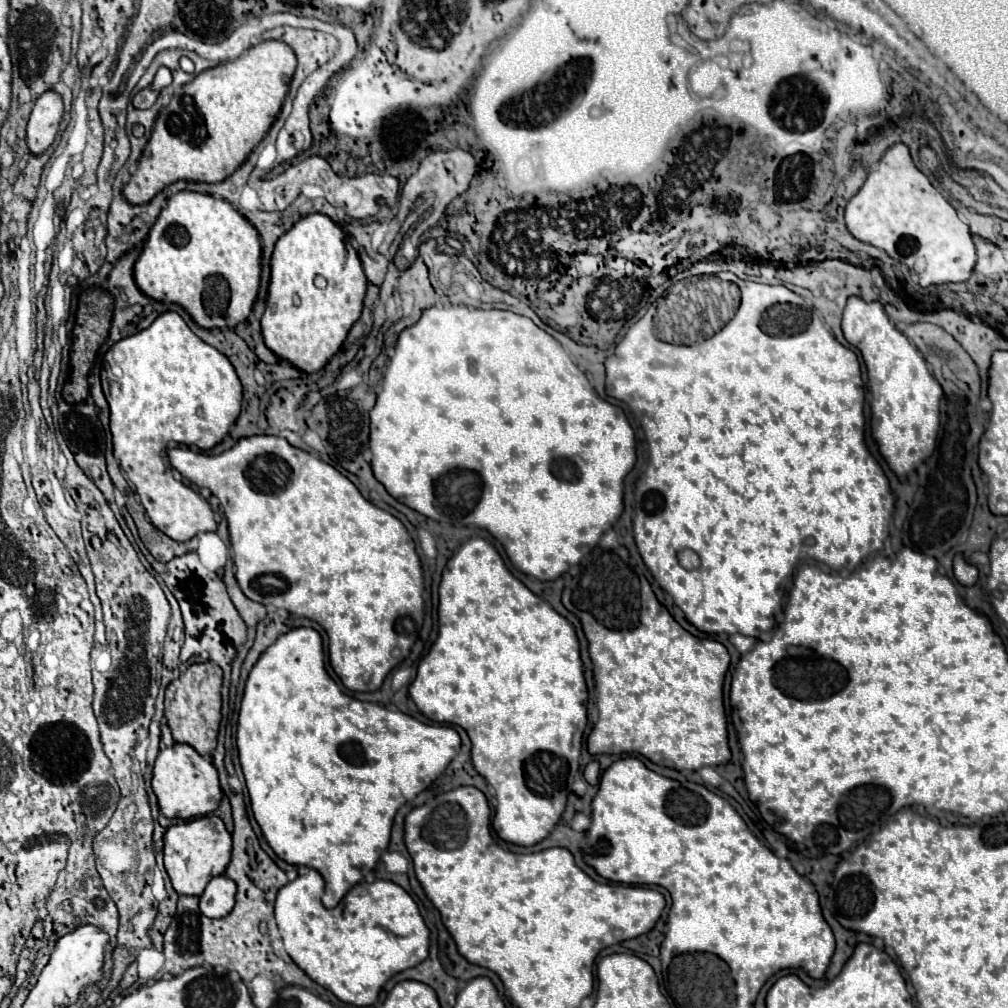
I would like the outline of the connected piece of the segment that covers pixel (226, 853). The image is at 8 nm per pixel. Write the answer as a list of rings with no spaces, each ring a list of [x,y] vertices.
[[[204,815],[172,825],[164,833],[164,867],[178,895],[200,895],[210,879],[224,873],[230,863],[230,851],[232,837],[216,815]]]

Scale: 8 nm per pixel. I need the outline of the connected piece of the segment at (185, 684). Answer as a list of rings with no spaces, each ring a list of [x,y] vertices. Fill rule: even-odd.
[[[194,663],[178,679],[166,687],[164,699],[164,717],[172,731],[176,743],[186,743],[194,747],[202,757],[210,757],[216,747],[218,725],[220,725],[220,687],[222,687],[222,669],[216,663]]]

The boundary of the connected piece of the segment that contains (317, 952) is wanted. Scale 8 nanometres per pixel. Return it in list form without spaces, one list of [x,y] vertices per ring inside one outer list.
[[[310,869],[306,875],[296,877],[278,891],[276,921],[286,953],[312,981],[332,991],[340,1001],[356,1007],[374,1005],[382,985],[392,975],[410,969],[428,957],[430,931],[424,925],[414,899],[392,881],[376,879],[374,883],[358,883],[344,895],[342,903],[336,909],[326,909],[322,905],[322,885],[322,875]]]

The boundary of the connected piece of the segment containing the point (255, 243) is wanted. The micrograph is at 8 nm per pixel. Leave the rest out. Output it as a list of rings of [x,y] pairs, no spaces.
[[[178,191],[172,195],[148,233],[146,245],[134,263],[134,279],[140,291],[156,301],[170,301],[184,307],[204,329],[236,327],[242,323],[256,301],[260,285],[262,243],[258,231],[228,201],[196,191]]]

